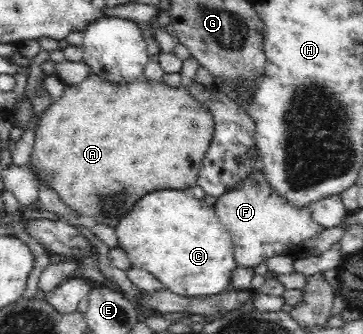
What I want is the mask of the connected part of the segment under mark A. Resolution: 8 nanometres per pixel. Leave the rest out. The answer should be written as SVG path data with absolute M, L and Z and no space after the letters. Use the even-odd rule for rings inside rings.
M90 73L82 82L74 84L74 86L66 86L61 98L53 102L42 113L35 129L35 142L31 152L32 159L28 166L43 182L53 188L59 194L62 202L74 209L78 216L91 216L96 218L98 224L106 224L115 228L122 221L122 218L126 218L126 214L134 208L138 198L146 196L148 192L168 190L168 188L170 190L190 191L190 188L197 184L199 170L214 134L214 125L214 119L210 111L205 107L204 103L196 100L189 93L189 89L186 86L172 87L162 79L148 80L145 77L138 78L134 82L128 82L128 84L116 84L115 82L106 82L97 74Z

